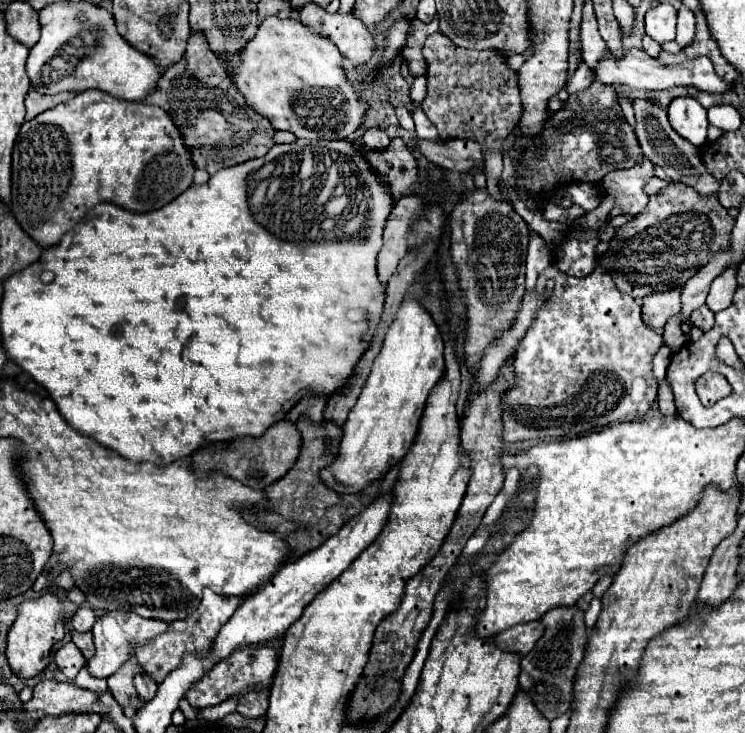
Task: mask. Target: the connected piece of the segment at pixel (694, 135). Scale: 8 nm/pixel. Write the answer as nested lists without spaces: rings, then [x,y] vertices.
[[[675,97],[667,107],[671,127],[691,141],[693,145],[703,145],[707,139],[707,111],[693,97]]]

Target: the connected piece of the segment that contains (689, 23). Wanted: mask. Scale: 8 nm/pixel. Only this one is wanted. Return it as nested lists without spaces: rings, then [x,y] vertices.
[[[681,7],[679,19],[677,19],[677,39],[675,41],[681,47],[687,47],[693,41],[693,35],[695,35],[695,15],[687,7]]]

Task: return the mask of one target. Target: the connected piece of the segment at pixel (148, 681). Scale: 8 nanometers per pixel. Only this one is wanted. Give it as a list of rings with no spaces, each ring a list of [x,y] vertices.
[[[141,671],[141,673],[135,677],[135,689],[137,689],[137,693],[139,693],[141,699],[151,701],[151,699],[155,697],[155,693],[157,693],[157,683],[155,683],[147,673]]]

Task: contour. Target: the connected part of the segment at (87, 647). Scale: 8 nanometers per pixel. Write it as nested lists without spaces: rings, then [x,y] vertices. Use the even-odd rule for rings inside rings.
[[[73,631],[71,641],[81,649],[85,659],[91,659],[95,655],[95,645],[93,645],[93,635],[91,633],[77,633],[77,631]]]

